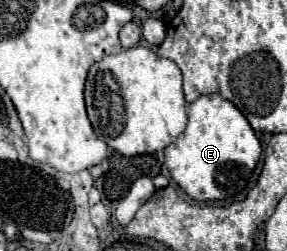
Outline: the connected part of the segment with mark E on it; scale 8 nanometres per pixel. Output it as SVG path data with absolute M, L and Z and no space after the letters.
M219 93L201 95L187 113L187 129L165 149L165 165L173 181L195 201L219 201L241 191L261 157L261 143L249 121Z

